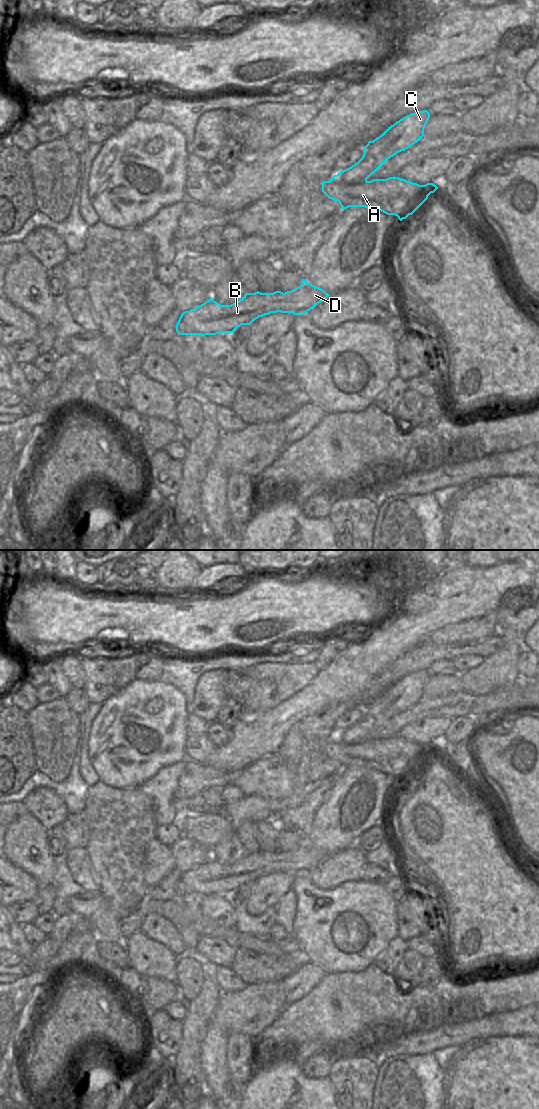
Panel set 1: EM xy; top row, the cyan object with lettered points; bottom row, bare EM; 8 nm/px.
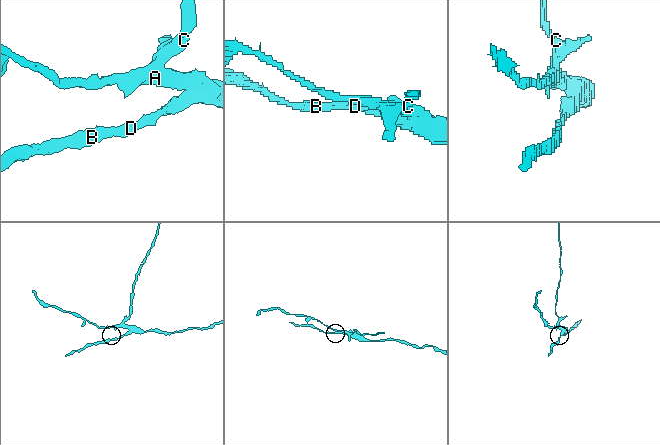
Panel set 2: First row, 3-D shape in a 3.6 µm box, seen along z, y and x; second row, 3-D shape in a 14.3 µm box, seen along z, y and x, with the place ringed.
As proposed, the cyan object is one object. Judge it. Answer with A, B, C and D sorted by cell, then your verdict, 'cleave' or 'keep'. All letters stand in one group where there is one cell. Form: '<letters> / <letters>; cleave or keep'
A B D / C; cleave

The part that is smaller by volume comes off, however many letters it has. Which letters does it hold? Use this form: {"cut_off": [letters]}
{"cut_off": ["C"]}

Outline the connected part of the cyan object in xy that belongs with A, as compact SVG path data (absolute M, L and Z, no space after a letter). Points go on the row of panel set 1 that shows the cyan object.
M389 177L387 179L373 179L371 181L363 181L353 185L347 185L339 181L323 181L321 185L327 185L331 190L328 191L329 199L336 199L342 209L349 207L365 207L367 209L377 209L387 215L395 215L400 221L412 215L427 199L431 193L434 193L438 187L433 183L419 185L399 177Z

